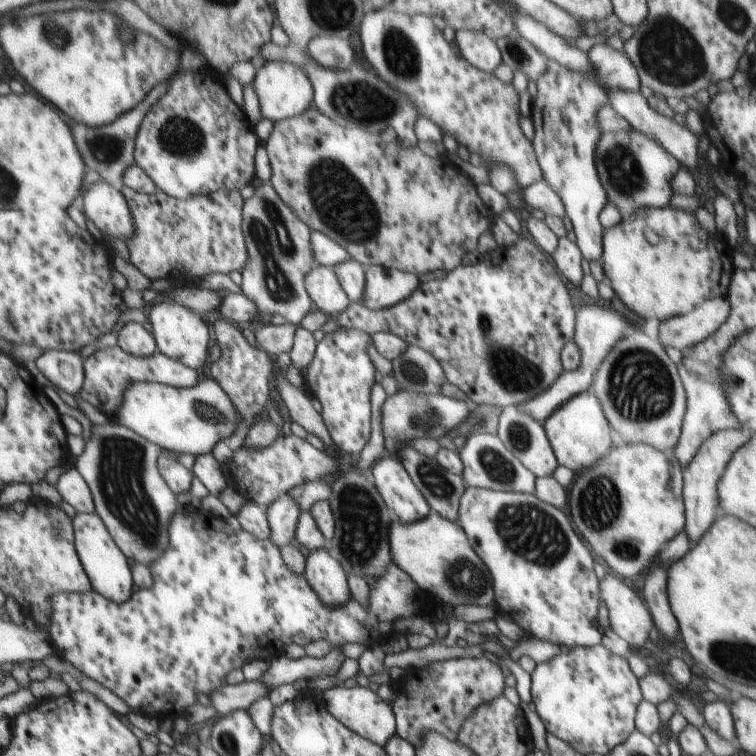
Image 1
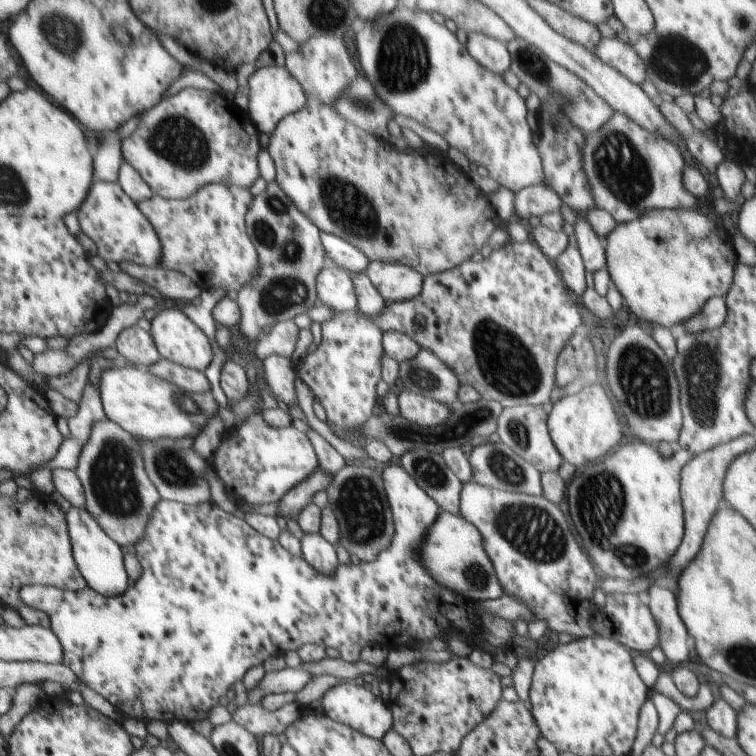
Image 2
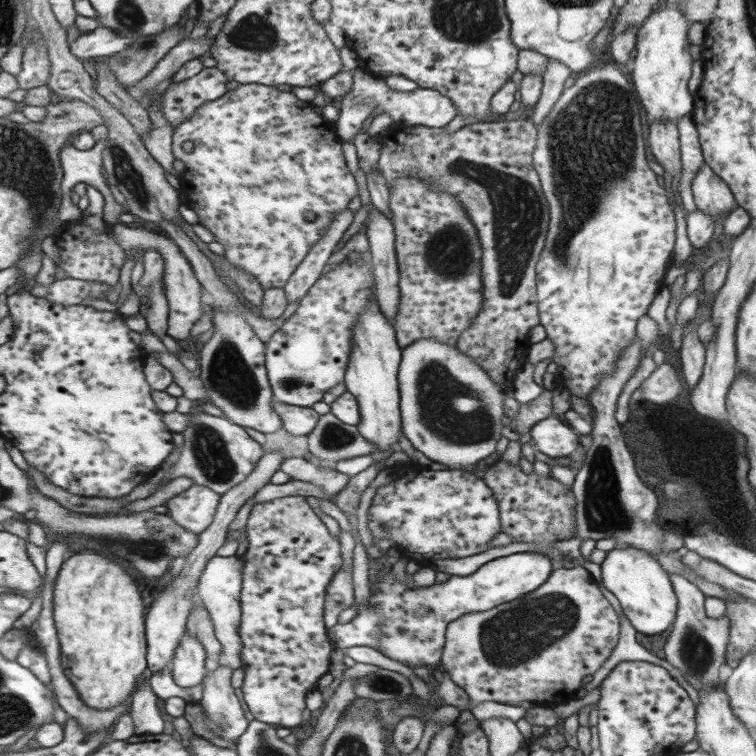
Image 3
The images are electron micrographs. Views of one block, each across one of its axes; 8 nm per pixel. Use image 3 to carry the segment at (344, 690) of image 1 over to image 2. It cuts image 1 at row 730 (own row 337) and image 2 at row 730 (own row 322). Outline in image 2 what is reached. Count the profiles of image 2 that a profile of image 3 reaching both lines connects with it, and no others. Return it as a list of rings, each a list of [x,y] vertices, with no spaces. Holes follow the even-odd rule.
[[[353,681],[336,685],[323,698],[324,712],[339,721],[381,741],[392,728],[392,715],[380,698]]]

